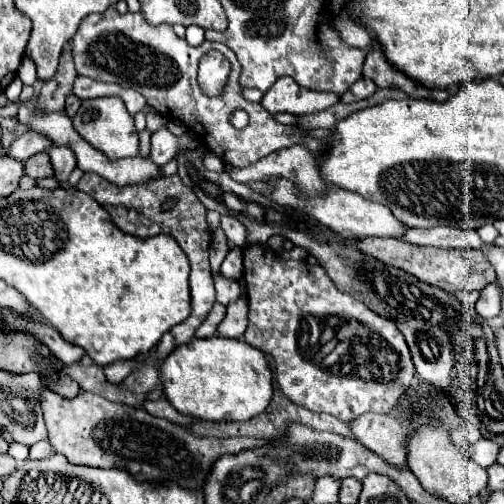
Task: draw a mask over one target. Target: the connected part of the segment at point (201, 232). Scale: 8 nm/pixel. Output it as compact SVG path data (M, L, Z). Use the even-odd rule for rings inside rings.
M85 173L77 185L77 189L85 191L87 195L91 195L103 209L109 211L113 223L117 229L121 229L123 233L129 235L137 235L137 237L151 237L151 235L159 235L159 233L167 233L171 235L179 247L185 251L189 263L191 263L191 277L189 277L189 285L191 285L191 315L181 321L179 325L175 325L171 329L175 343L183 345L187 343L193 333L197 331L197 327L203 323L203 319L207 317L209 309L215 303L215 287L213 287L213 277L211 277L211 269L209 269L209 247L211 247L211 231L207 227L205 221L205 213L207 209L201 205L201 201L197 199L197 195L183 185L183 181L173 175L173 177L155 177L143 185L125 185L125 187L117 187L115 183L95 175L95 173ZM167 197L177 197L177 207L173 211L165 211L163 203Z

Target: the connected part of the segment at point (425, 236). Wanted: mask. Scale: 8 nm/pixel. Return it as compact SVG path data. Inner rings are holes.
M433 227L433 229L405 229L399 239L413 245L433 245L449 249L481 249L485 243L473 229L453 229L453 227Z

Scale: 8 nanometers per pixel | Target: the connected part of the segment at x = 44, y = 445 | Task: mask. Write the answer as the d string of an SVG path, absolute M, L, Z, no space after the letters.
M39 441L29 447L29 459L45 459L51 453L53 453L53 447L49 445L49 441Z

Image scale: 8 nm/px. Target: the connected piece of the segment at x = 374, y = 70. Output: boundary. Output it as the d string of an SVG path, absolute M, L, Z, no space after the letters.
M373 49L367 53L367 59L363 64L362 76L375 81L377 87L395 87L405 91L411 99L431 99L431 101L443 101L445 99L445 91L435 91L435 89L427 89L419 83L415 83L413 79L405 77L401 71L393 69L387 59L383 57L381 49Z

